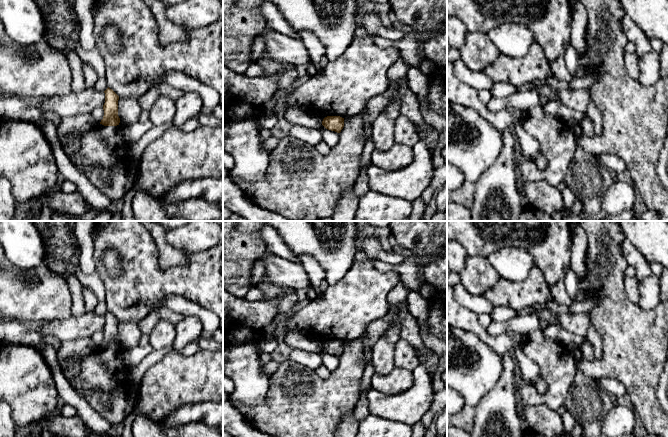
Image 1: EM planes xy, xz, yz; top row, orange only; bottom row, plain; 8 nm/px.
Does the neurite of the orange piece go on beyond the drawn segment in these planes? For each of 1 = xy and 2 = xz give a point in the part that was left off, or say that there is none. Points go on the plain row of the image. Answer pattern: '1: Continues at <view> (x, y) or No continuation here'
1: No continuation here
2: No continuation here

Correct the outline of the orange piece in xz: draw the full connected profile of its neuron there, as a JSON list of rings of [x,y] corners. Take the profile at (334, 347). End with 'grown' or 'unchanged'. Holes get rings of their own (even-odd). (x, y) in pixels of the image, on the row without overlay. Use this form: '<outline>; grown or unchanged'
[[[327,340],[323,343],[322,349],[328,354],[340,357],[344,351],[344,342],[340,340]]]; unchanged

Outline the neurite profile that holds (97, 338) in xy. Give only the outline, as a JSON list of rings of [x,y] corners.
[[[103,330],[96,331],[90,339],[96,347],[100,347],[104,340]]]

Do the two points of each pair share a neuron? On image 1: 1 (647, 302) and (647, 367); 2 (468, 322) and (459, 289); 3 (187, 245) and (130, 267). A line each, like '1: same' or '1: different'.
1: different
2: different
3: different

